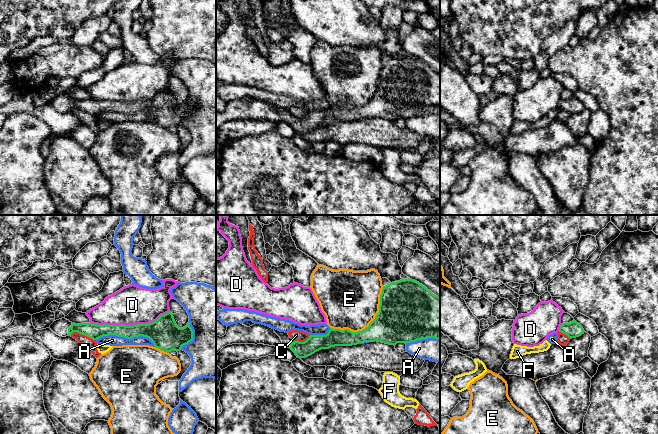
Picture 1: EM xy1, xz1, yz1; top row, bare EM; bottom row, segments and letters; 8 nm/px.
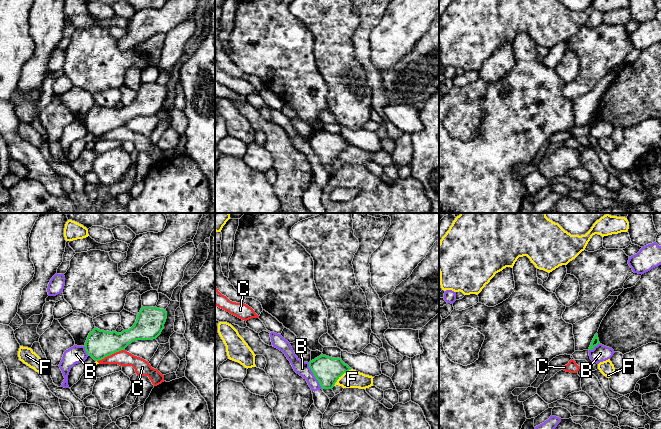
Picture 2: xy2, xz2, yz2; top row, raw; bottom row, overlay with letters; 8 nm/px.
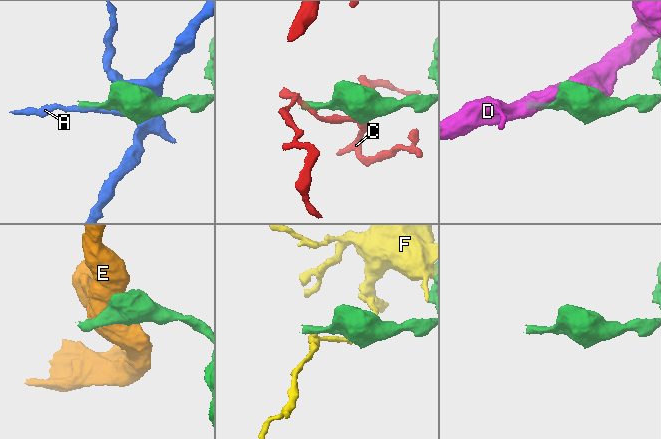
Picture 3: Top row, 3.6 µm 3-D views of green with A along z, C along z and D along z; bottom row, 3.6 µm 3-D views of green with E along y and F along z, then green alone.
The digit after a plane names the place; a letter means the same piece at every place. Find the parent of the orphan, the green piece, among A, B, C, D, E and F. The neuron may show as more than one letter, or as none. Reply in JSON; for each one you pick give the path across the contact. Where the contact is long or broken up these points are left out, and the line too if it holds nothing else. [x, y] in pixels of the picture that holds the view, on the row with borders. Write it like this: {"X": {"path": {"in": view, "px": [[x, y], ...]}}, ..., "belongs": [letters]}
{"belongs": []}

